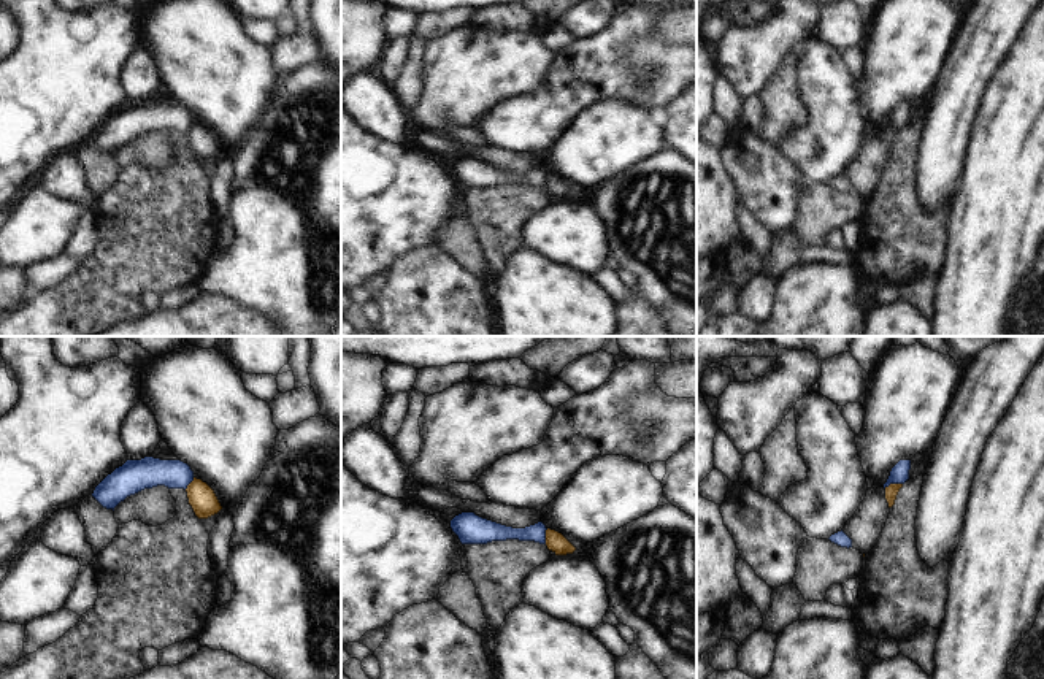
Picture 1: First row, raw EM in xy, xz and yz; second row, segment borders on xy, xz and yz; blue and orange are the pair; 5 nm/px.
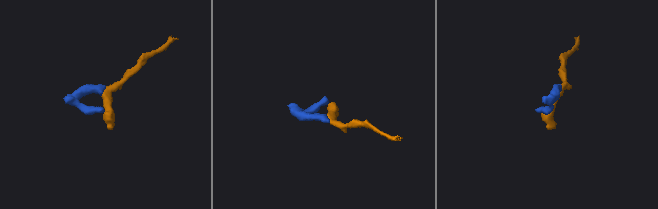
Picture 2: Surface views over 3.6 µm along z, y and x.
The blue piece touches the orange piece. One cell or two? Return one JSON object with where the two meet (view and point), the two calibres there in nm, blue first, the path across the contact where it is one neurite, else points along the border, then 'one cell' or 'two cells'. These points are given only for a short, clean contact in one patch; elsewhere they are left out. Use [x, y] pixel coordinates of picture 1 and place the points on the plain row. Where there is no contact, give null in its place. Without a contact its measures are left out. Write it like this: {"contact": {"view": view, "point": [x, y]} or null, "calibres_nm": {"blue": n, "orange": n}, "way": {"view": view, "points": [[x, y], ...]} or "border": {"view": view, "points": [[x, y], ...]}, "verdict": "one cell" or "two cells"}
{"contact": {"view": "yz", "point": [892, 127]}, "calibres_nm": {"blue": 100, "orange": 70}, "border": {"view": "yz", "points": [[901, 127], [892, 127], [884, 132]]}, "verdict": "two cells"}

